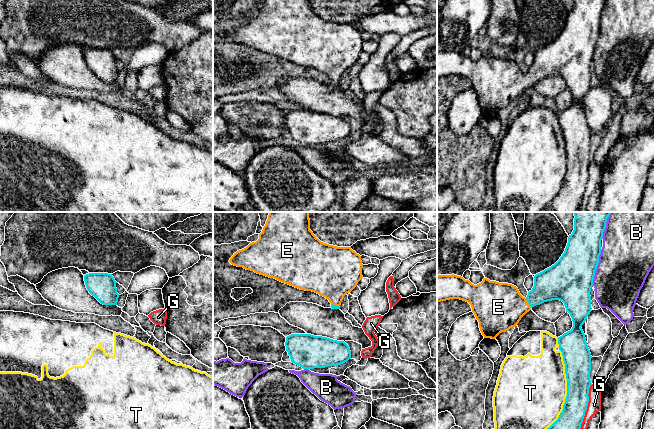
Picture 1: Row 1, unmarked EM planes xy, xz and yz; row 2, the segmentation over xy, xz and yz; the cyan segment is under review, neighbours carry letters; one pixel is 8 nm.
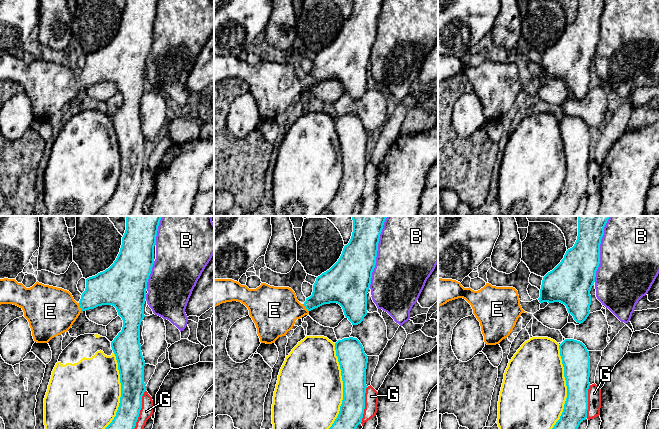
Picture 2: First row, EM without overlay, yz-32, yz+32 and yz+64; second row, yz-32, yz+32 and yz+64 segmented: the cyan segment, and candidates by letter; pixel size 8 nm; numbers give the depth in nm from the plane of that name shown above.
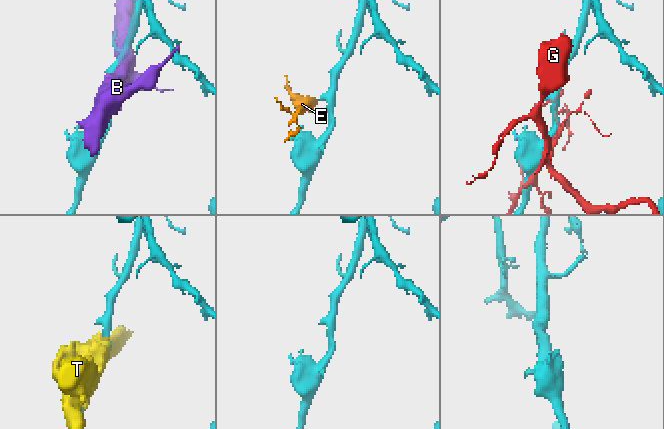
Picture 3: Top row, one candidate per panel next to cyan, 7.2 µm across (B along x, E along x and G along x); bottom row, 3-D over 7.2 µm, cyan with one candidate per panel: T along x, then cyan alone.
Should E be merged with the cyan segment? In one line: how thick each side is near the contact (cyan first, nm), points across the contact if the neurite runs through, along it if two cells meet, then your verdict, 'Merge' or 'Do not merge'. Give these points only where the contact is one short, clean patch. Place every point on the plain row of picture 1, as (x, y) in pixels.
Thickness 260 nm (cyan) against 380 nm. Path across: yz (551, 60), (528, 79), (518, 82), (498, 83). Merge

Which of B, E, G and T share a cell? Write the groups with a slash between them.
B / E / G / T

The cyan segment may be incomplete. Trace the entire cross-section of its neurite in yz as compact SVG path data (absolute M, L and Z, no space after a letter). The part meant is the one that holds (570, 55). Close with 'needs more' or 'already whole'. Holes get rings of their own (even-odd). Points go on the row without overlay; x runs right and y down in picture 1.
M574 0L574 6L568 13L568 19L564 29L554 41L534 52L534 62L532 66L528 68L526 74L523 73L518 64L512 60L499 59L484 54L481 59L474 61L469 56L465 56L463 53L454 50L437 51L437 78L450 75L460 75L468 78L471 81L472 88L479 98L479 104L484 114L495 115L500 109L506 108L510 104L515 103L521 94L536 81L552 76L560 76L564 79L566 88L570 90L573 97L572 105L558 113L559 126L562 128L565 140L567 172L563 181L563 186L558 195L549 204L547 204L541 212L578 212L585 188L587 186L589 178L589 164L592 161L590 156L592 132L586 118L585 110L581 103L592 87L590 68L593 62L595 47L599 39L599 32L602 26L601 16L603 14L605 4L606 0Z; needs more

